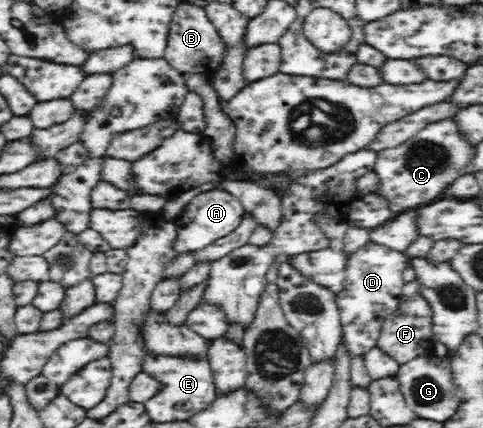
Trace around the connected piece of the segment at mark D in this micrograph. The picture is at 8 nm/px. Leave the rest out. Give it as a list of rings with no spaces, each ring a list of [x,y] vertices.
[[[373,242],[360,246],[348,257],[345,285],[337,293],[336,302],[343,328],[342,340],[352,356],[363,356],[377,345],[383,320],[399,307],[405,283],[402,272],[408,266],[409,259],[403,251],[392,250]]]

